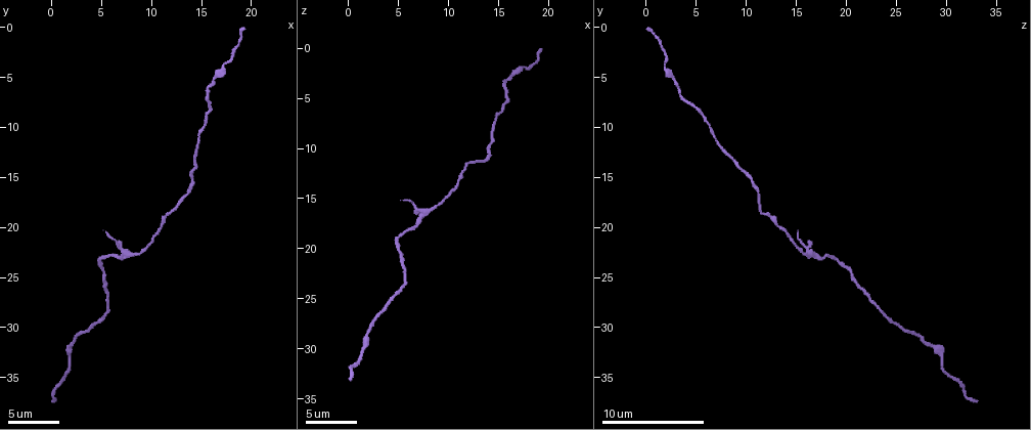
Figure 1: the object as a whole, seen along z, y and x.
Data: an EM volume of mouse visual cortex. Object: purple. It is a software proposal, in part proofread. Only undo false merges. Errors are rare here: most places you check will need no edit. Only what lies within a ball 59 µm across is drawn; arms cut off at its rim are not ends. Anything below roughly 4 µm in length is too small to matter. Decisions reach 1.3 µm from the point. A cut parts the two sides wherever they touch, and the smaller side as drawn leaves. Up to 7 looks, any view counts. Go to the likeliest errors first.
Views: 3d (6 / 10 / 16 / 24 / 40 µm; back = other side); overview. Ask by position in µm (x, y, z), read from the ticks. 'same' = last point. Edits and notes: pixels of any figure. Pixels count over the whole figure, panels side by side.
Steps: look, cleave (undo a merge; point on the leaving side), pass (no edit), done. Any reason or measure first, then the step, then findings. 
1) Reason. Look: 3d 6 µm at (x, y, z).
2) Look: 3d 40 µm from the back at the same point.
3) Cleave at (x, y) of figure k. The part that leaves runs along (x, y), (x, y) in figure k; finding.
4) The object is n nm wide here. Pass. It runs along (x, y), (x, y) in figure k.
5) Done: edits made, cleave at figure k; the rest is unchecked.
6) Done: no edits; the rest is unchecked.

Looks like a crossing. Look: 3d 10 µm at (7.2, 22.6, 16.4).

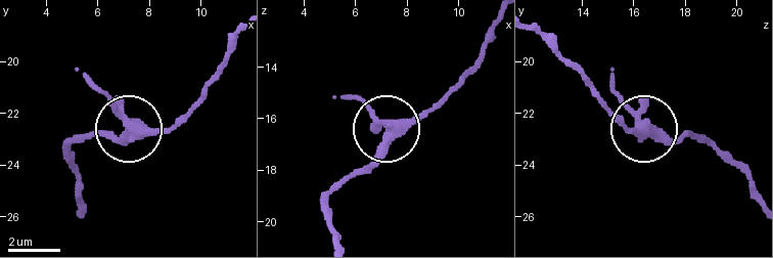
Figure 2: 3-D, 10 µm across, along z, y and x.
Pass. It runs along (196, 99), (164, 128), (137, 130), (93, 86) in figure 2; all the same neuron.

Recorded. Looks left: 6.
Look: 3d 10 µm at (16.0, 5.6, 2.8).

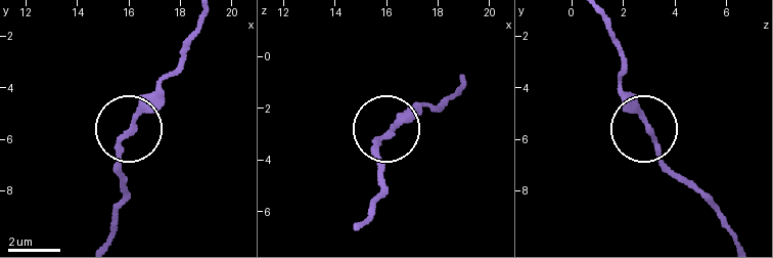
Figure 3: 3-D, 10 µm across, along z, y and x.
Pass. It runs along (362, 226), (379, 182), (381, 135), (423, 102) in figure 3; continuous, no second neuron.

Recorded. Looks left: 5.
Sudden change in width. Look: 3d 10 µm at (2.0, 33.4, 29.4).

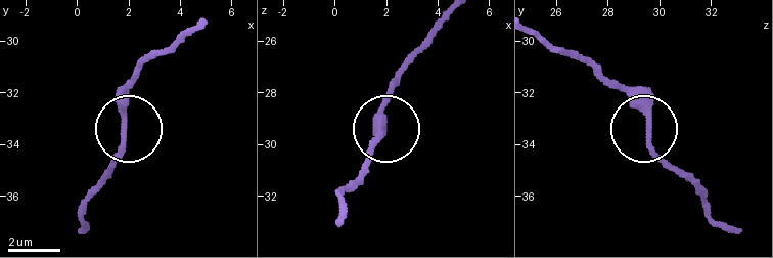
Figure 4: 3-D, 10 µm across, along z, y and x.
Pass. It runs along (194, 28), (152, 56), (131, 83), (126, 142), (108, 173) in figure 4; continuous, no second neuron.

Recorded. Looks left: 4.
Done: no edits; the rest is unchecked.

